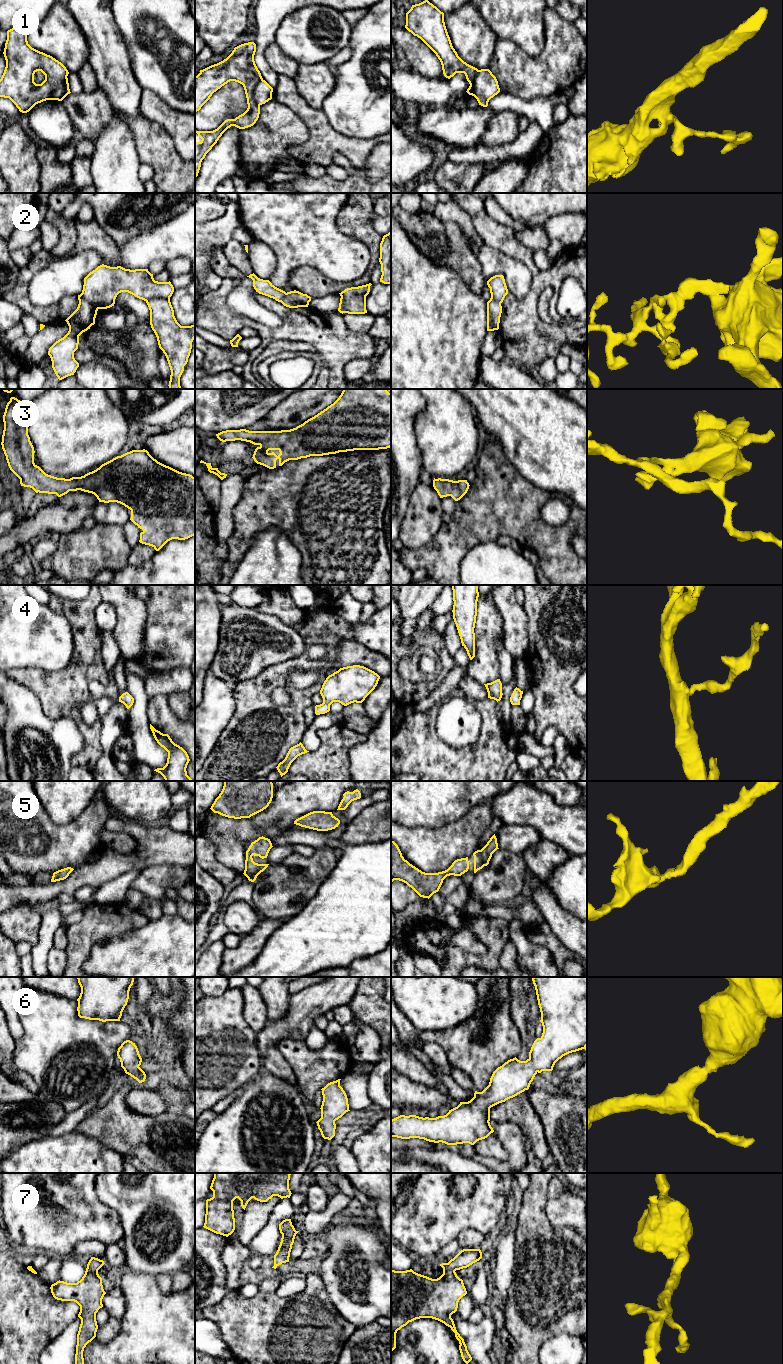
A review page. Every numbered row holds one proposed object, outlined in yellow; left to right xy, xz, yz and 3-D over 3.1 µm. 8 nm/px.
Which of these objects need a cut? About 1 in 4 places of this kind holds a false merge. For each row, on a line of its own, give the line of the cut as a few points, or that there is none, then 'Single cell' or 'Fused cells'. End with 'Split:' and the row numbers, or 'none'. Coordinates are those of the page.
1: Split along xz (262, 78), (253, 91), (253, 100), (258, 105). Fused cells
2: Split along xy (81, 293), (97, 309). Fused cells
3: No split. Single cell
4: No split. Single cell
5: No split. Single cell
6: No split. Single cell
7: No split. Single cell
Split: 1, 2

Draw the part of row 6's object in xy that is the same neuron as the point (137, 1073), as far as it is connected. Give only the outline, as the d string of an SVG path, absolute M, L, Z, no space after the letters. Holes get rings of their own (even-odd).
M130 1040L124 1041L118 1048L117 1056L120 1059L121 1067L125 1073L142 1083L146 1079L145 1072L139 1067L142 1058L139 1054L138 1048Z

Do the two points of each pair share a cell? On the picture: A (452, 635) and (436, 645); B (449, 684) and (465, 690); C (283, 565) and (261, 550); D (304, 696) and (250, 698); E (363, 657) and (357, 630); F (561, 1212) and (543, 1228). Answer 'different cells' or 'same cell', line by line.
A: different cells
B: different cells
C: same cell
D: same cell
E: different cells
F: different cells

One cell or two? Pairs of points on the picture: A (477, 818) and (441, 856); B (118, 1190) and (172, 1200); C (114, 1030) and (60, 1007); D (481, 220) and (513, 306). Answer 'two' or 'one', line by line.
A: one
B: one
C: one
D: one

